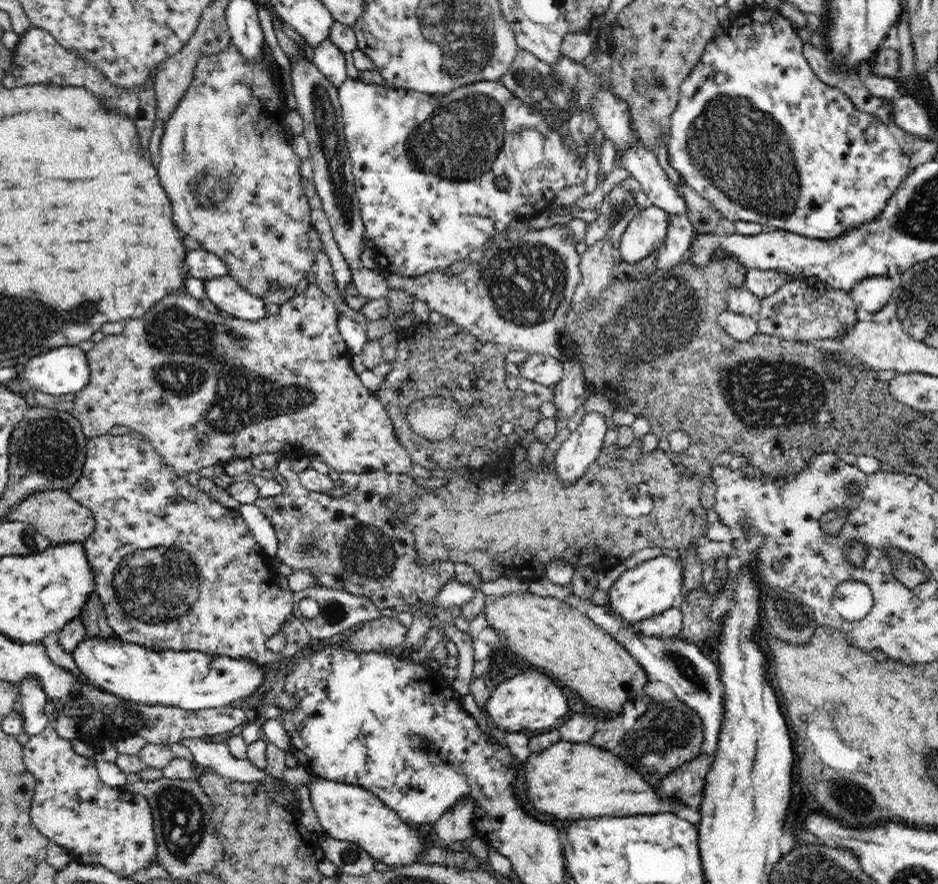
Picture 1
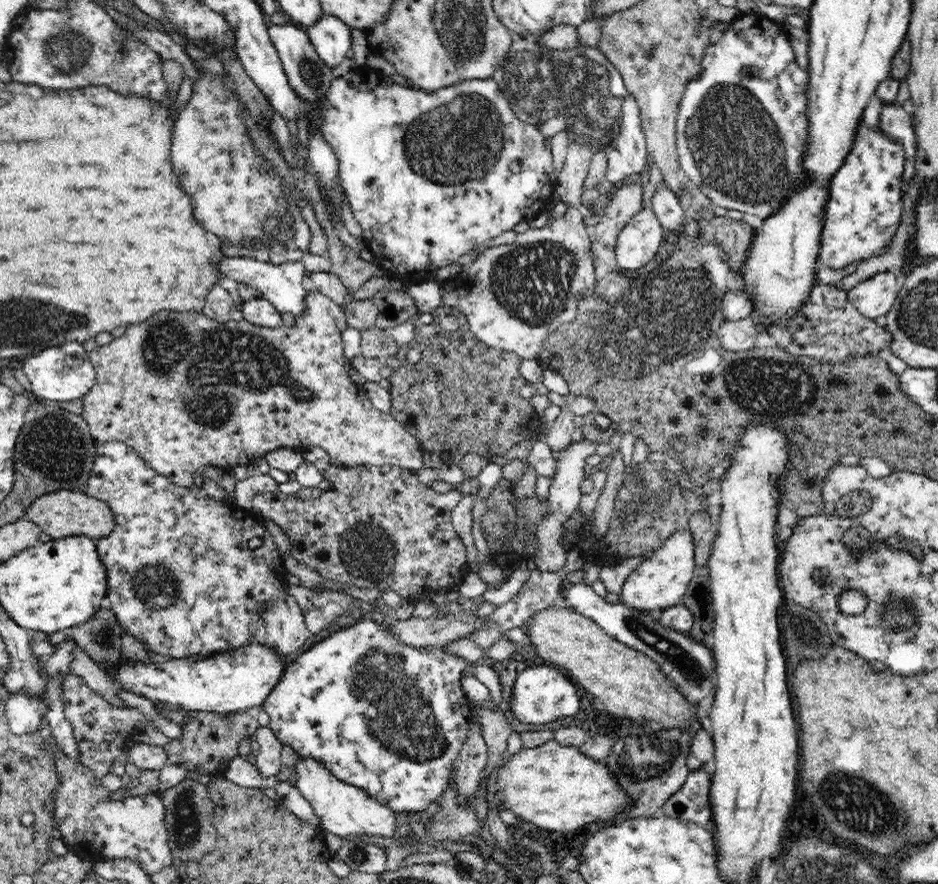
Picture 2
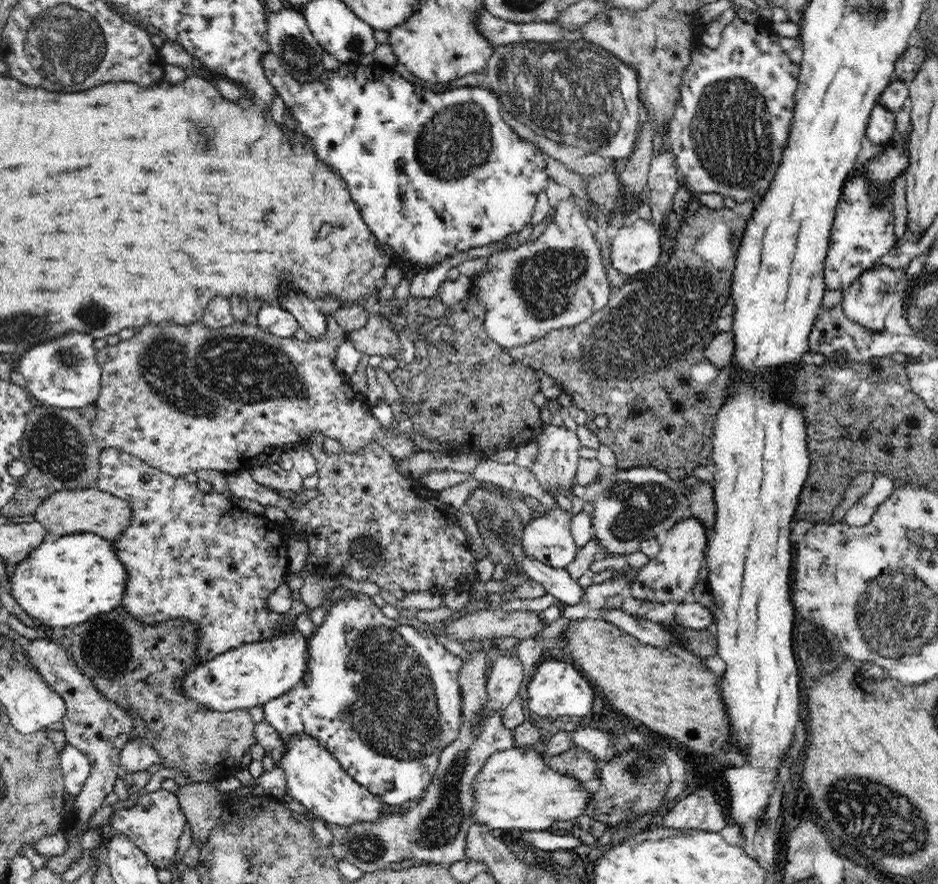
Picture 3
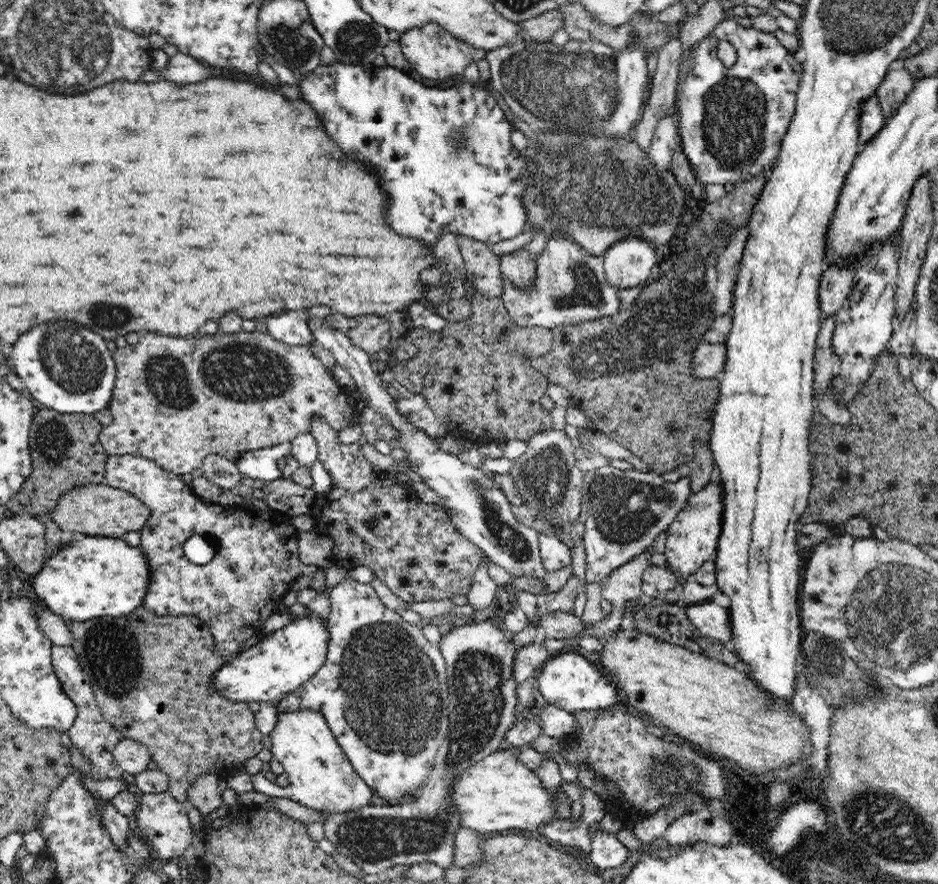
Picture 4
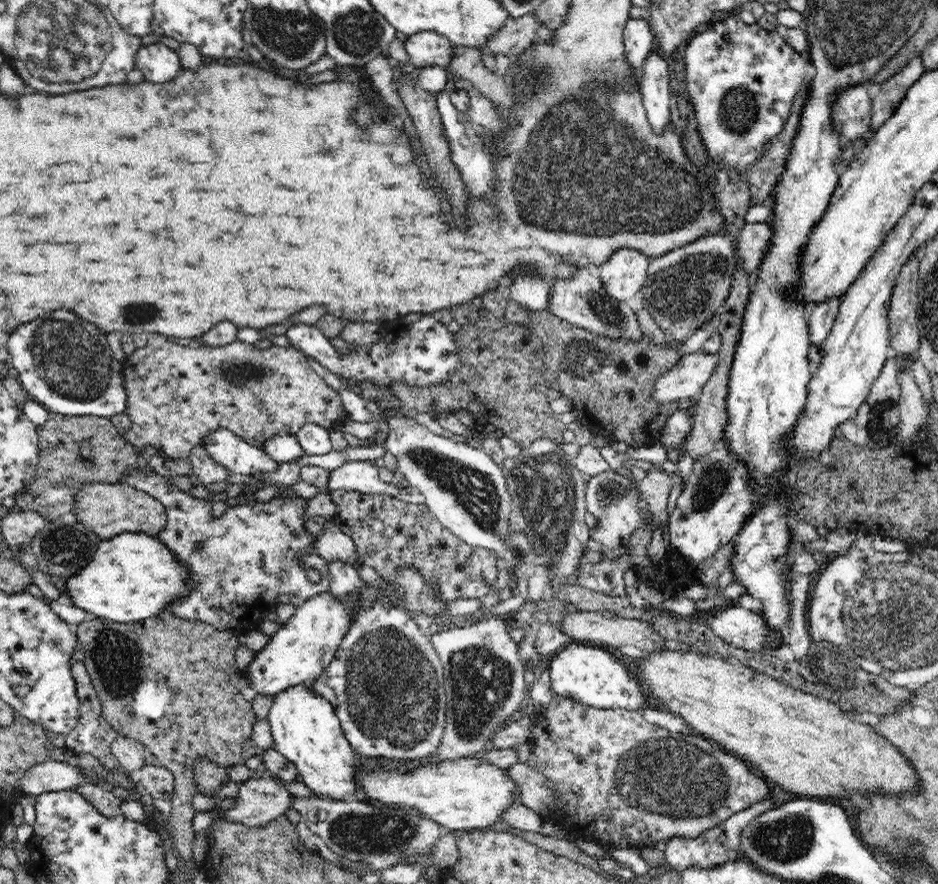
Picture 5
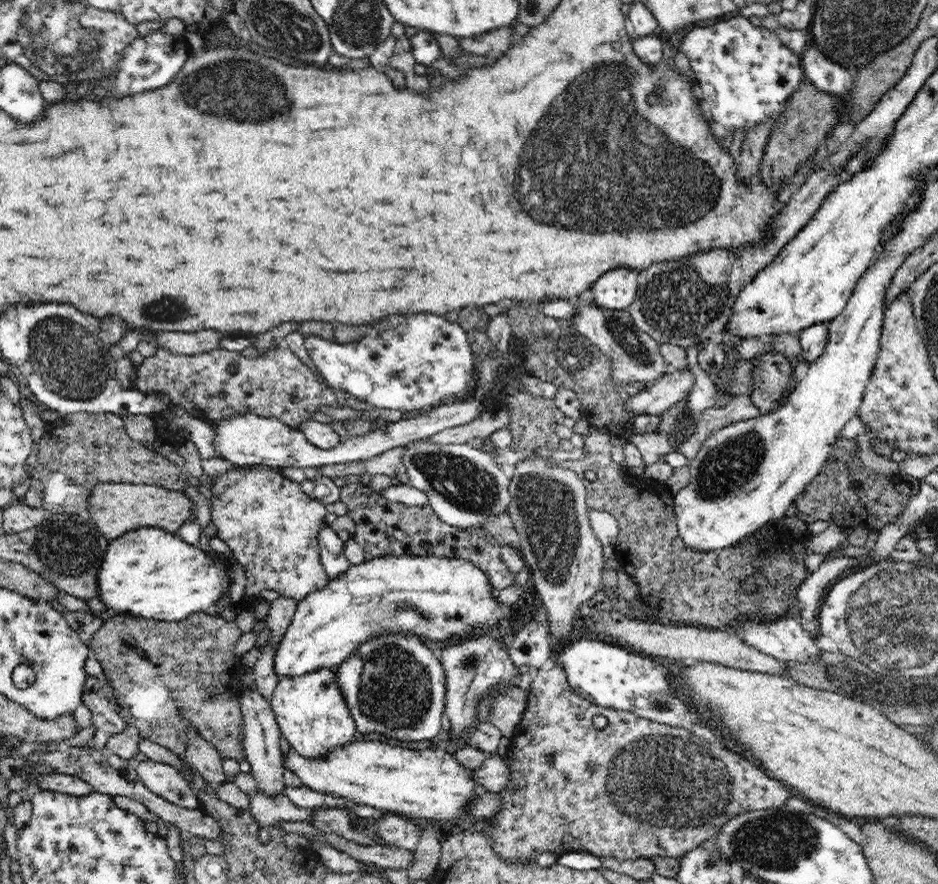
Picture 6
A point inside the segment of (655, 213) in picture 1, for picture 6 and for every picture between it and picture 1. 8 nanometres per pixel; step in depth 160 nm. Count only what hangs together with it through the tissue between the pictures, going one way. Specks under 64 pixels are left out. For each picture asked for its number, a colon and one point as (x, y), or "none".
2: (637, 243)
3: (636, 247)
4: (631, 262)
5: (623, 274)
6: (615, 292)

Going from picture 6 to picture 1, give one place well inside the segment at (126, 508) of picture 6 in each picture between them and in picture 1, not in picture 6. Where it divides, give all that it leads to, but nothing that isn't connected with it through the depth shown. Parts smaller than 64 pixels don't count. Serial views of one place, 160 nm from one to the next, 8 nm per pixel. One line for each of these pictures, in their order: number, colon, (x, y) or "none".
1: (53, 513)
2: (62, 513)
3: (91, 510)
4: (99, 510)
5: (110, 509)

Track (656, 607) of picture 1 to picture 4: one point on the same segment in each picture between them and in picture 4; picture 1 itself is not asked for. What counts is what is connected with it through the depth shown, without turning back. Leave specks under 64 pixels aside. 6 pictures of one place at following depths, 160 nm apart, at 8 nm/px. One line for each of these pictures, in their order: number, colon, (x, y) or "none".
2: (661, 580)
3: (674, 571)
4: (693, 538)

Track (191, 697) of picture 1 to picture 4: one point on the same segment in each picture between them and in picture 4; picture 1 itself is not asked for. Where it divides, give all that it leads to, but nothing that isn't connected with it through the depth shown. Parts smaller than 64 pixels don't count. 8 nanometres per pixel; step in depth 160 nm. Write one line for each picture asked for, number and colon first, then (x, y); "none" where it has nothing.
2: (238, 679)
3: (248, 676)
4: (282, 661)

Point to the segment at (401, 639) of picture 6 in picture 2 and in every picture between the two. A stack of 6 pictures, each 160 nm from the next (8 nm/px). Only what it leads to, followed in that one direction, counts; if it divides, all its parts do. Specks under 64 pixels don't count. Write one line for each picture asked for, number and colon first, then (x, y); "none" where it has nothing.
2: (390, 719)
3: (379, 693)
4: (383, 689)
5: (387, 682)

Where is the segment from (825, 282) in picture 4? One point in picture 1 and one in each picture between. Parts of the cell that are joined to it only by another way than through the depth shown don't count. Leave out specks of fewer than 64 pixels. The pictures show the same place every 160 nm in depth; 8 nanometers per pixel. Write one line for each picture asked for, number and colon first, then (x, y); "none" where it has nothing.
1: (757, 133)
2: (863, 212)
3: (861, 234)

